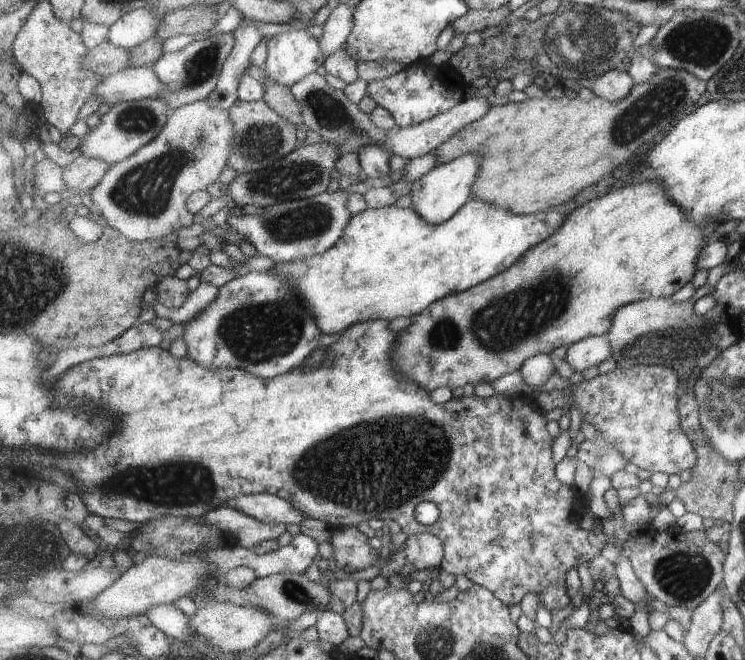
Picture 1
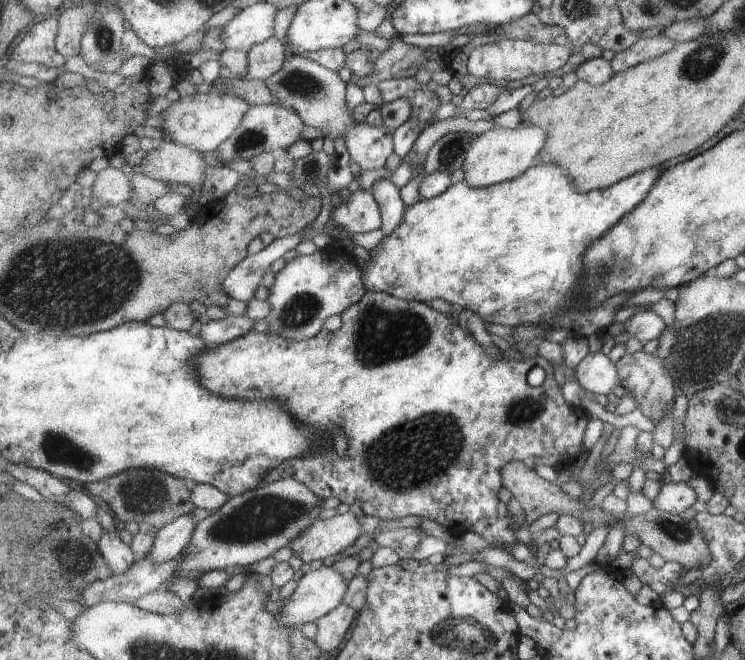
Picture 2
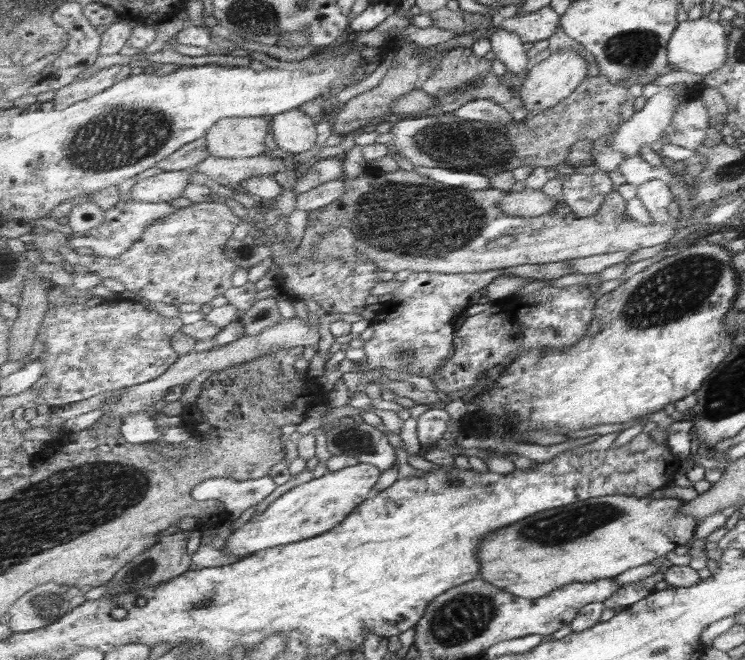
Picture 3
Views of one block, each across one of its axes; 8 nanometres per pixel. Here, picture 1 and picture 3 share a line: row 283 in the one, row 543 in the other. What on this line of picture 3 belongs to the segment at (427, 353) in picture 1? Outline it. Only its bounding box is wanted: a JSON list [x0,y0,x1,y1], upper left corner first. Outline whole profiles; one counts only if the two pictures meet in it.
[477,495,699,599]

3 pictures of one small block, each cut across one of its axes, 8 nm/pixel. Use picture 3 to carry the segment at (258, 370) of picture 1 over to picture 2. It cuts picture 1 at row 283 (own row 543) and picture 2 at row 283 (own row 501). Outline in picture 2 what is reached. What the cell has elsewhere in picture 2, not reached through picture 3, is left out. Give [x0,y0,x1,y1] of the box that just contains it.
[257,245,368,341]

